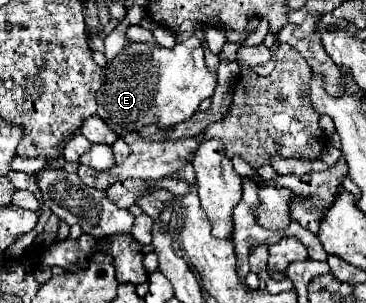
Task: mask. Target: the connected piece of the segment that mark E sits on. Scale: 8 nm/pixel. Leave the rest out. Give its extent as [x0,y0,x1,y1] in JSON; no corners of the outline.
[97,36,217,134]

